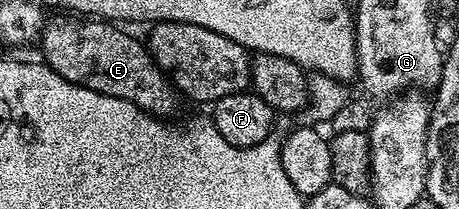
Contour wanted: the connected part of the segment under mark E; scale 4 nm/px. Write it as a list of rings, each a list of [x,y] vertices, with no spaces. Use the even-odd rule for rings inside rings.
[[[75,17],[55,19],[44,26],[37,47],[43,50],[42,62],[52,67],[65,81],[117,97],[137,105],[148,115],[171,117],[177,92],[168,76],[155,63],[150,50],[122,26],[107,21],[80,21]]]

